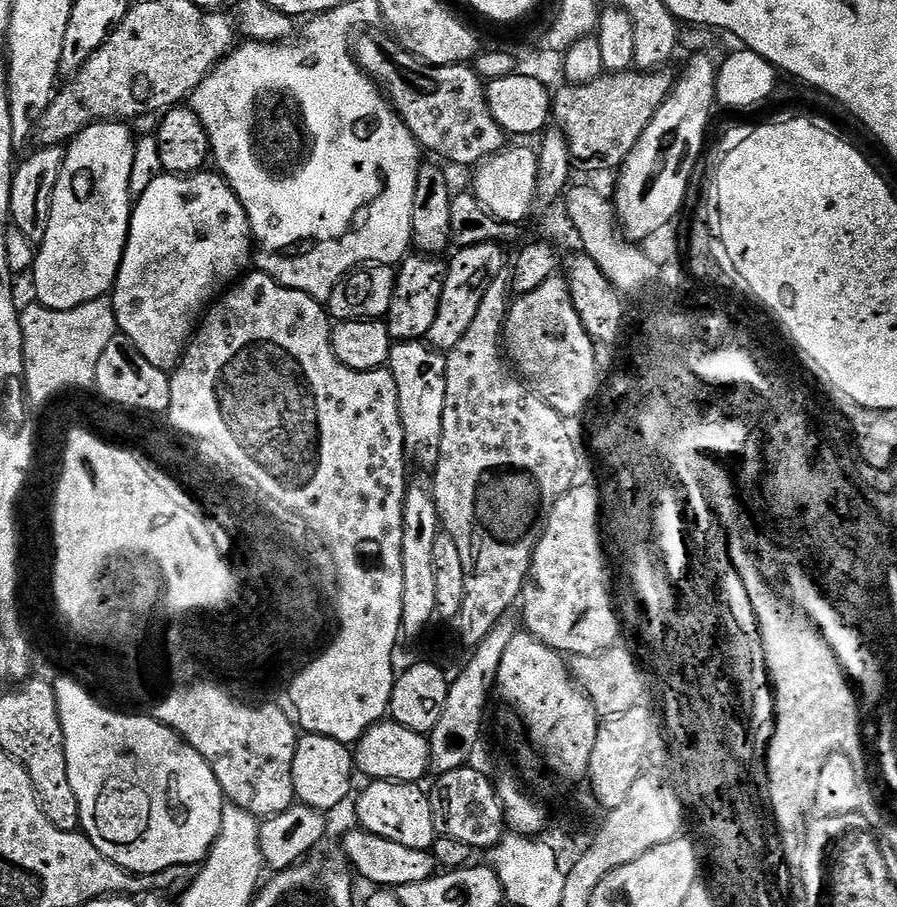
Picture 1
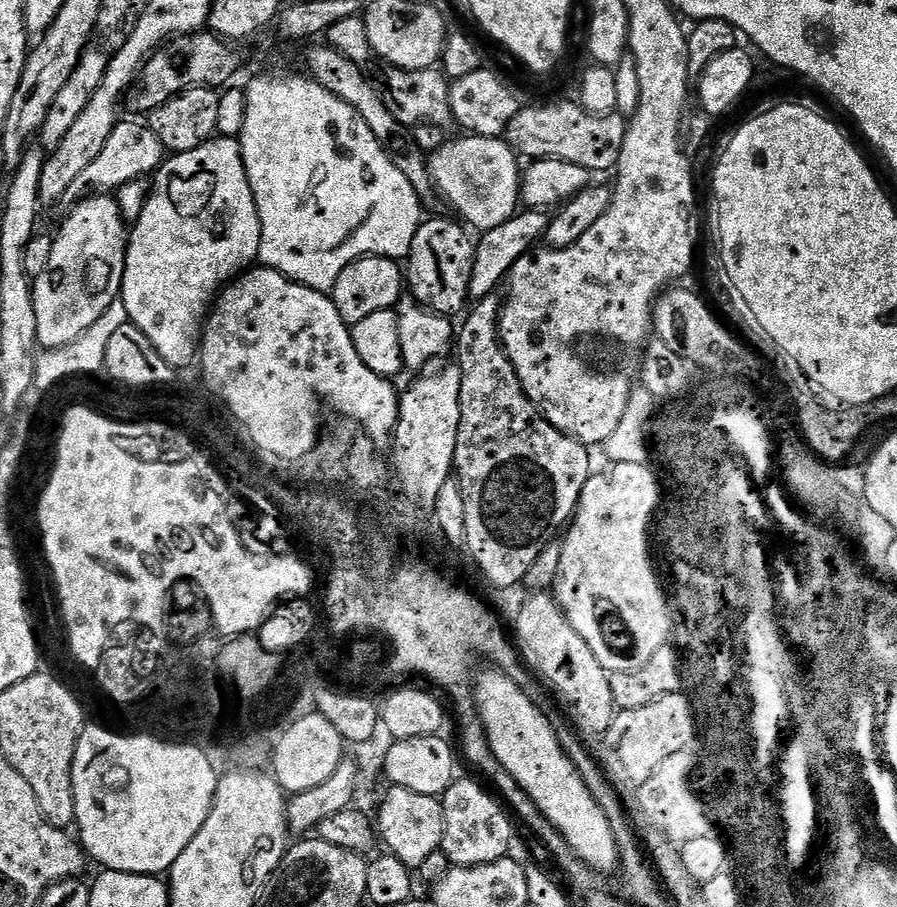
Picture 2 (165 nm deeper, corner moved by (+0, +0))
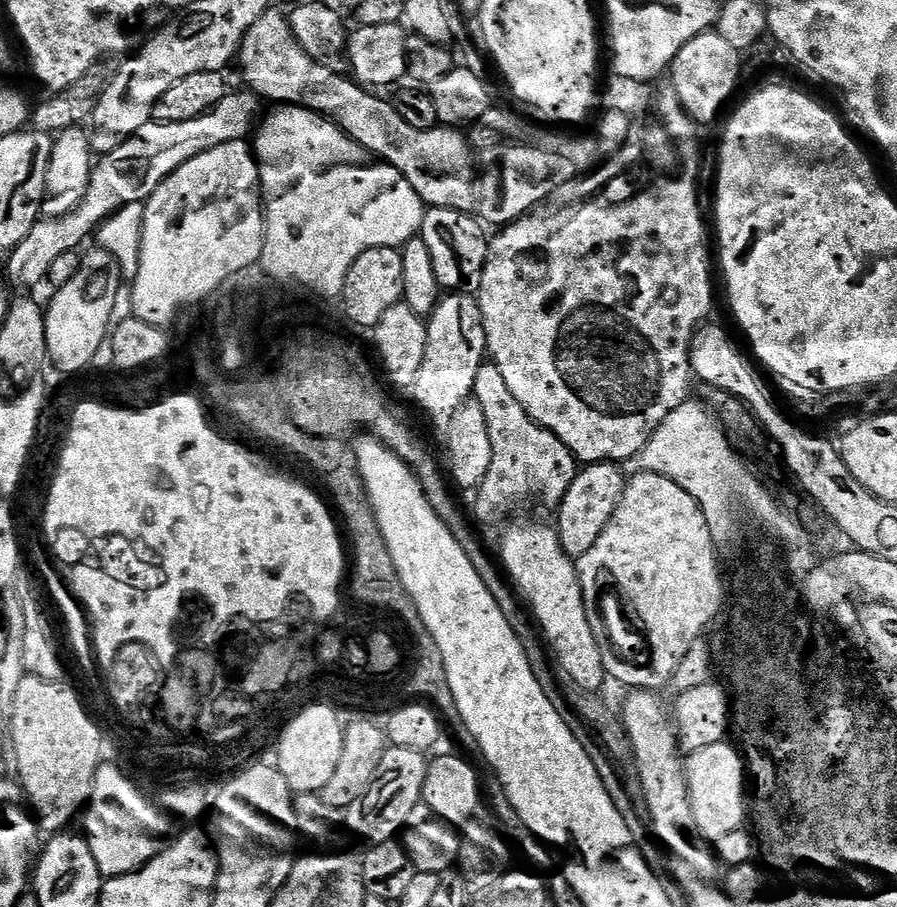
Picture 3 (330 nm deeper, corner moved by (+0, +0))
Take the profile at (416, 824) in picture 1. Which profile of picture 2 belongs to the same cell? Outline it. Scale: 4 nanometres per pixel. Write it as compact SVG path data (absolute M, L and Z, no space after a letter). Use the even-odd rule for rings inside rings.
M395 786L387 789L384 801L380 804L380 820L378 816L378 836L391 855L398 857L408 868L418 870L430 854L440 851L440 843L444 837L444 815L440 800L426 794L414 794L414 790L406 790Z

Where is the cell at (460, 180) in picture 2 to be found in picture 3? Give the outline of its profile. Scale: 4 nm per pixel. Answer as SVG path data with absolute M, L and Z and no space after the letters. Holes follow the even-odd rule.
M270 10L266 14L262 14L262 18L258 18L258 22L254 22L254 26L250 26L250 30L246 34L246 38L240 43L238 53L238 65L244 71L244 80L249 89L260 97L261 101L268 102L273 100L273 105L291 106L293 108L309 108L310 111L316 112L319 116L325 116L331 124L336 124L344 131L347 136L354 142L358 142L366 149L377 161L389 164L394 170L398 170L398 174L402 174L406 178L406 182L410 182L410 186L414 186L414 190L418 194L418 198L424 200L428 208L453 208L459 212L468 212L476 203L476 180L474 179L474 155L473 149L470 147L468 137L463 131L457 130L452 126L437 126L430 130L414 130L414 126L406 126L406 122L402 119L402 114L396 112L396 105L391 99L383 100L383 95L377 94L375 91L369 90L363 84L356 83L355 79L343 76L343 71L335 68L328 68L325 64L314 62L314 58L310 58L310 54L306 54L306 50L298 42L298 38L294 34L294 30L290 26L287 15L282 11Z

